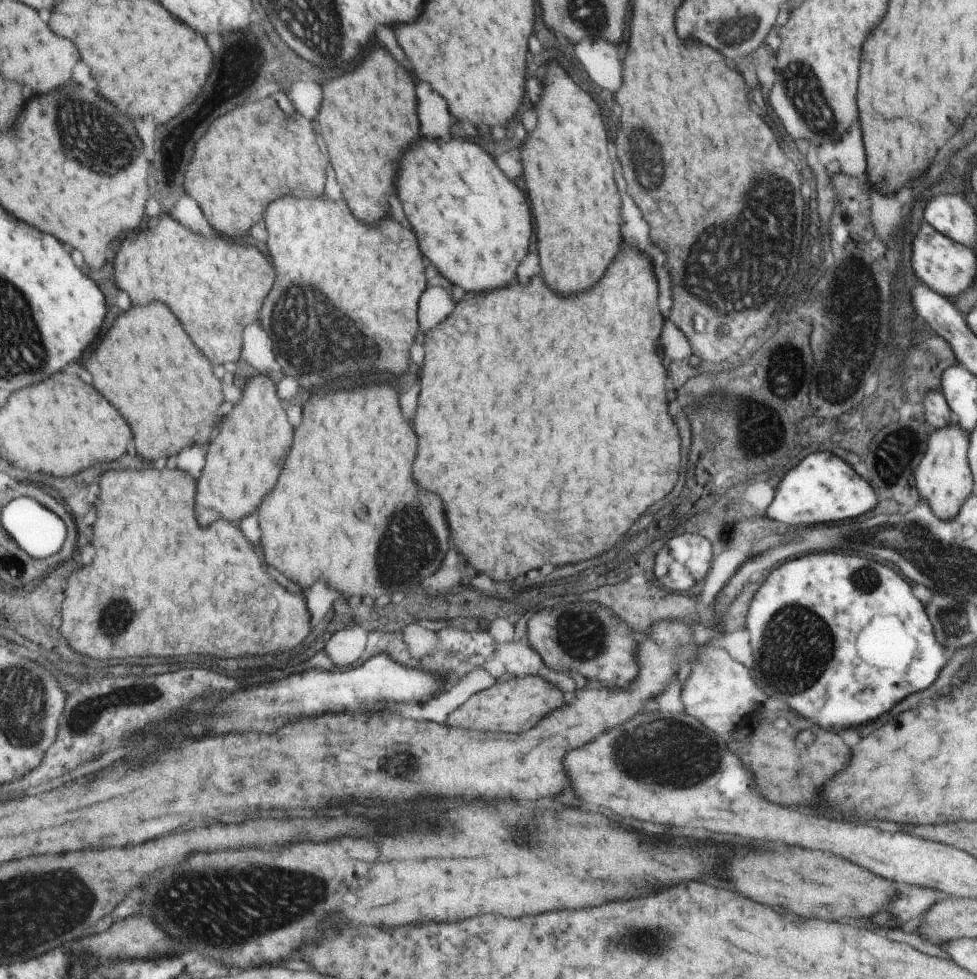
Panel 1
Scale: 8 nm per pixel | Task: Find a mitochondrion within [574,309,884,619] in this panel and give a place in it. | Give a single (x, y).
(752, 567)

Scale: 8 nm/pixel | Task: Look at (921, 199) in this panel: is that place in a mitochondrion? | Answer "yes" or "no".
no

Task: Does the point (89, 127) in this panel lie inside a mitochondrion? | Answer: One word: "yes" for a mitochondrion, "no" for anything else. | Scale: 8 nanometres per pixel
yes

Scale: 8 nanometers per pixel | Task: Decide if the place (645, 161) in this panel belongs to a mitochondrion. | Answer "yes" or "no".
yes

